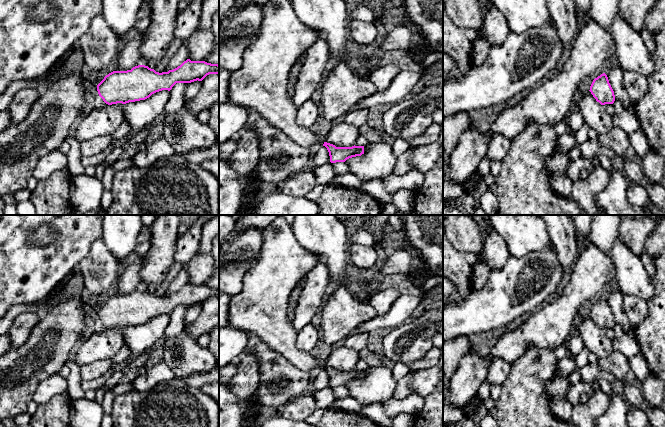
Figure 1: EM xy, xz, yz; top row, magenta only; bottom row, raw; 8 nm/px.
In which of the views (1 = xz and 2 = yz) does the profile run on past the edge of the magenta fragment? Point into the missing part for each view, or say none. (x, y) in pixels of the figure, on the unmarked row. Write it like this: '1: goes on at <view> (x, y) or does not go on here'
1: goes on at xz (261, 306)
2: does not go on here

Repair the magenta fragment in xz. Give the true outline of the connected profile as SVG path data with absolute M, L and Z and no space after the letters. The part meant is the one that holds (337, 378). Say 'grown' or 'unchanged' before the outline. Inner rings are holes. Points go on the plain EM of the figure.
grown; M281 215L262 229L261 242L255 265L243 277L241 291L228 299L229 326L254 332L272 350L302 371L310 372L314 368L325 370L331 387L345 386L364 378L364 370L336 371L296 346L297 332L290 323L291 314L288 312L289 296L297 283L320 261L319 256L297 241L290 224Z

